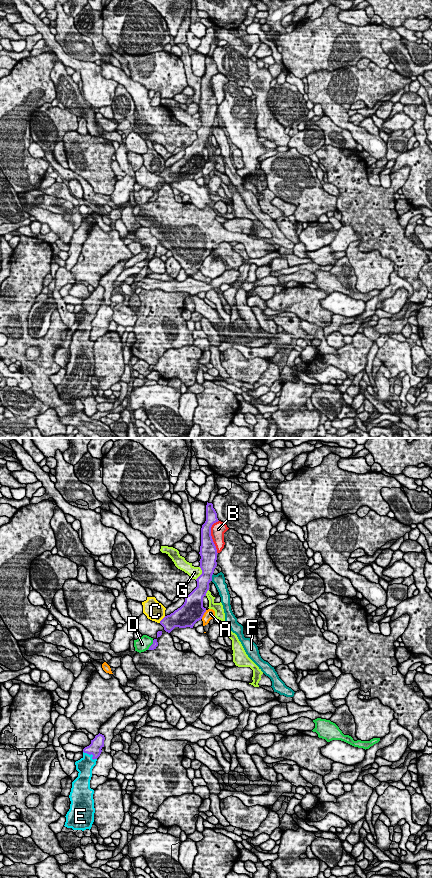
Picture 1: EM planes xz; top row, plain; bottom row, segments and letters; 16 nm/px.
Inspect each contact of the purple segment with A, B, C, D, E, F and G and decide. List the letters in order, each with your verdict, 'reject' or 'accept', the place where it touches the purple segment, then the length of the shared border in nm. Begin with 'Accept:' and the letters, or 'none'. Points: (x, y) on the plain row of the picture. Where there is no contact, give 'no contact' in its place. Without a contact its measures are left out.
Accept: E
A: reject; meets purple in xz at (203, 166); contact 170 nm long
B: reject; meets purple in xz at (211, 88); contact 550 nm long
C: reject; meets purple in xz at (162, 171); contact 150 nm long
D: reject; meets purple in xz at (151, 197); contact 190 nm long
E: accept; meets purple in xz at (91, 305); contact 260 nm long
F: reject; meets purple in xz at (211, 129); contact 120 nm long
G: reject; meets purple in xz at (202, 125); contact 240 nm long

